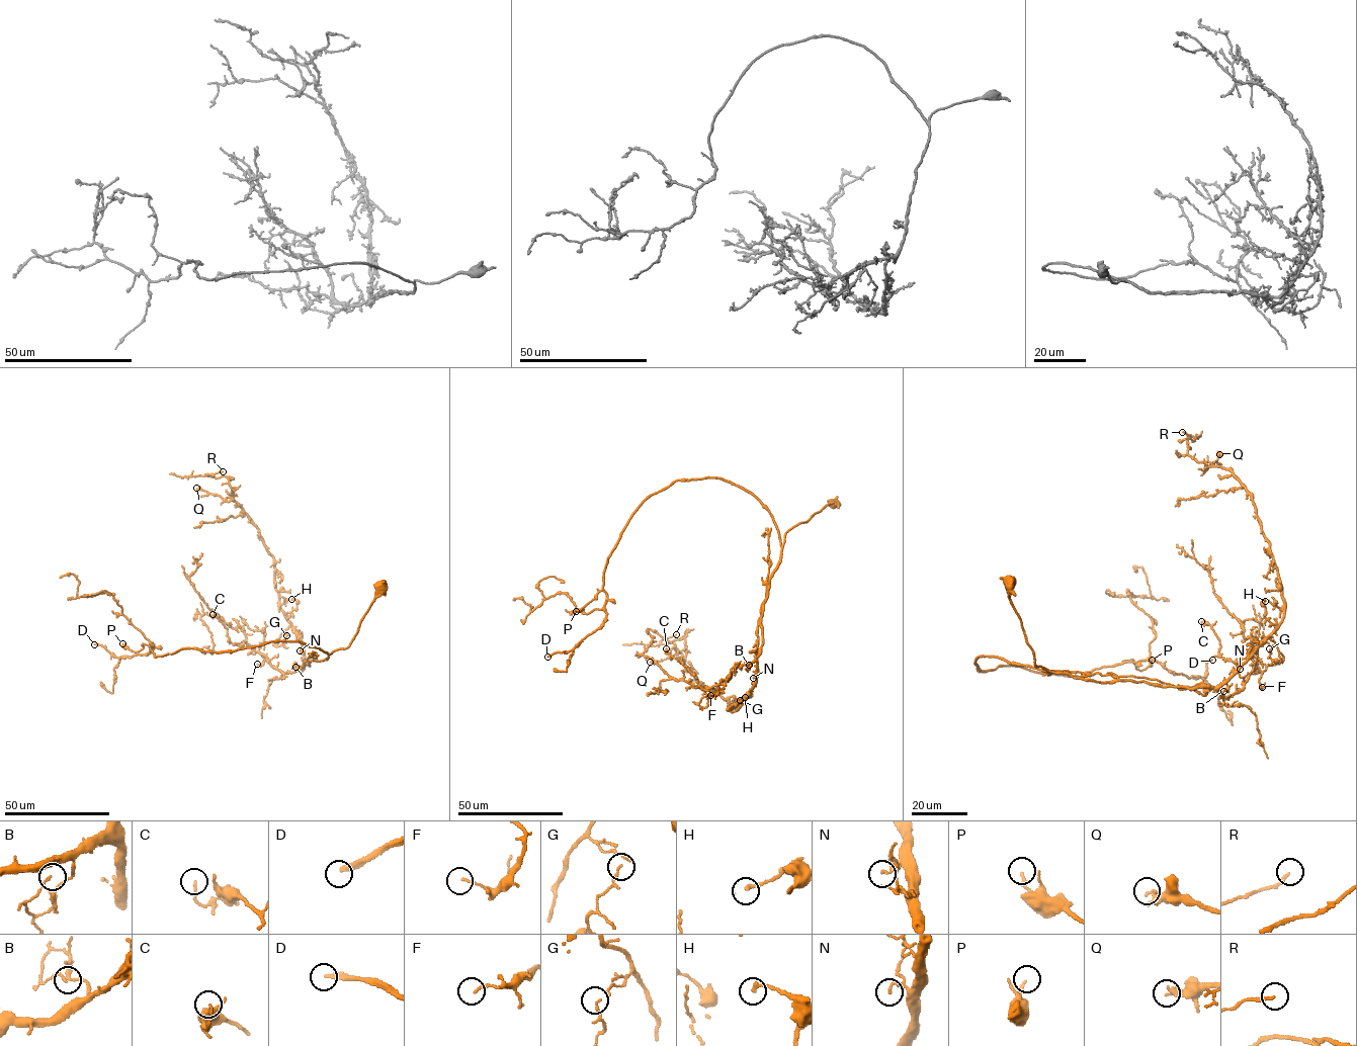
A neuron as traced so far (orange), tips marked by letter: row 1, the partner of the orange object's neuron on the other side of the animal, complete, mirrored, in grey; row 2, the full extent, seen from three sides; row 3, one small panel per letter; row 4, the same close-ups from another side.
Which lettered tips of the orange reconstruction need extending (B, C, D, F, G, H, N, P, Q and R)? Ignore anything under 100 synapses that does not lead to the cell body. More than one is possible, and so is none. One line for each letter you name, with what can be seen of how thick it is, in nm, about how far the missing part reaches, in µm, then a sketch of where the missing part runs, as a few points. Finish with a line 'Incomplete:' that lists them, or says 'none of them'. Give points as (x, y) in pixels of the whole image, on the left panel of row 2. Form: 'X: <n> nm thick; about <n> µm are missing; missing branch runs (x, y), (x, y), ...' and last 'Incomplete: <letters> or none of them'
D: 260 nm thick; about 50 µm are missing; missing branch runs (94, 644), (82, 639), (69, 627), (68, 611), (63, 613), (43, 597)
Incomplete: D

